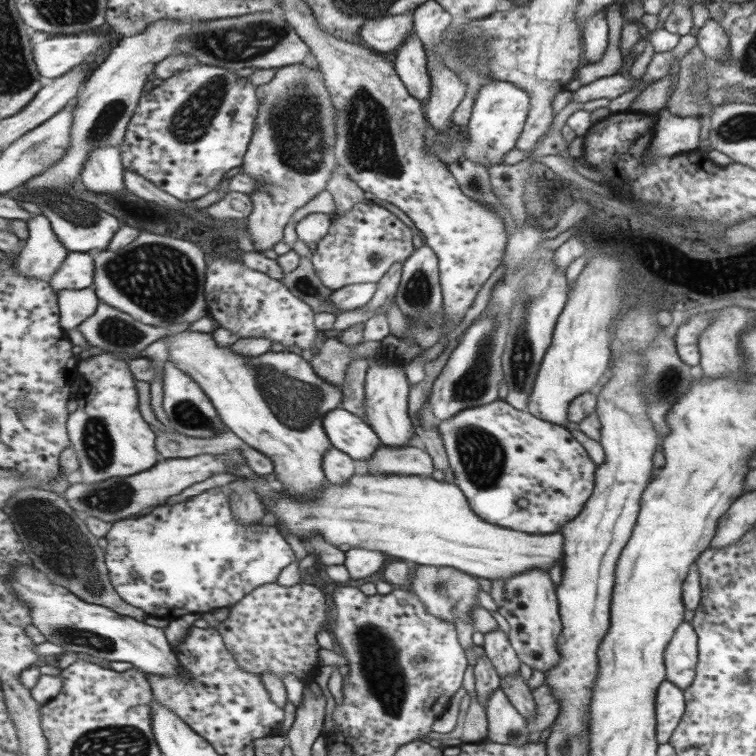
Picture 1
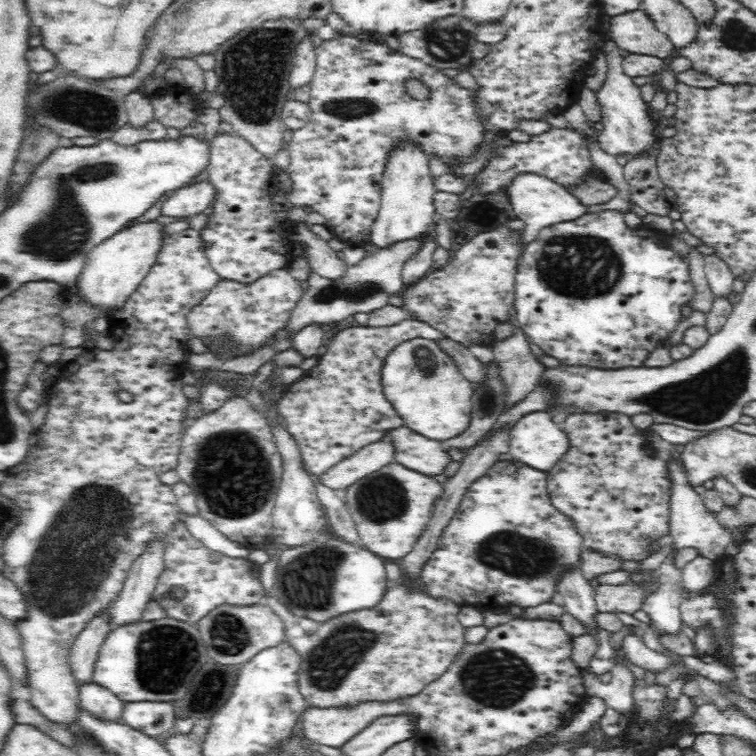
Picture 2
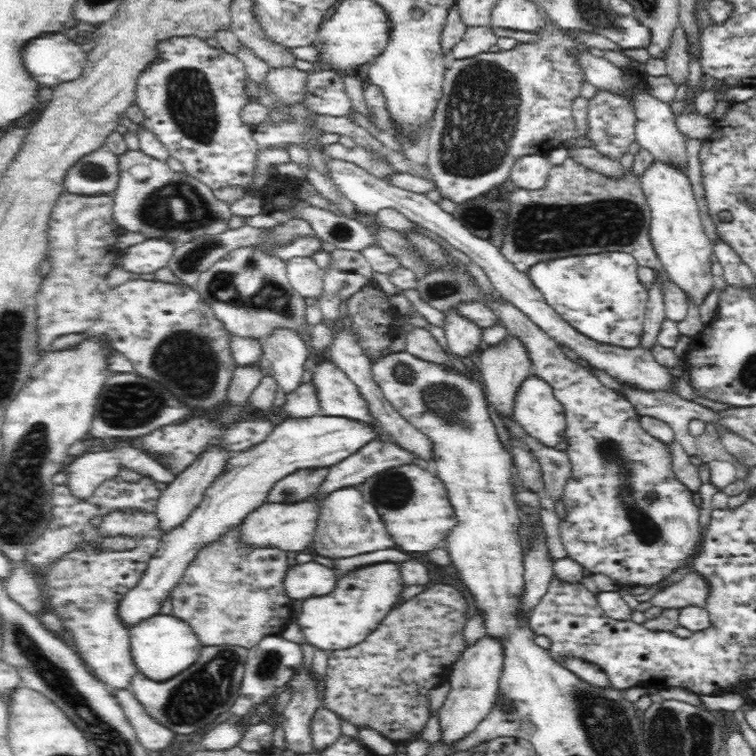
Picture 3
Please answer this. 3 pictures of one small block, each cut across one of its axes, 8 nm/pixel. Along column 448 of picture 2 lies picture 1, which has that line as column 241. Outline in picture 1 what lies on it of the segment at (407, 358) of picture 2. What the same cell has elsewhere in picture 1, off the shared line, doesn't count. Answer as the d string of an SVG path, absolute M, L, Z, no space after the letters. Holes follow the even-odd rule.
M190 329L184 332L177 332L177 334L168 334L165 338L171 342L171 360L178 363L181 369L184 369L188 374L191 374L203 387L204 390L211 396L211 399L215 402L216 408L219 410L221 417L225 424L241 436L248 445L257 448L267 454L275 462L275 474L278 480L282 482L285 494L289 496L295 496L295 498L315 498L325 486L327 486L327 472L325 470L325 458L327 458L327 450L330 450L333 445L331 439L327 435L325 427L325 417L331 410L339 408L342 405L342 392L341 387L331 384L327 379L322 378L312 362L308 362L304 356L296 354L294 352L284 350L280 352L267 352L262 356L244 356L232 351L230 346L220 346L219 342L215 339L214 333L204 333L190 331Z

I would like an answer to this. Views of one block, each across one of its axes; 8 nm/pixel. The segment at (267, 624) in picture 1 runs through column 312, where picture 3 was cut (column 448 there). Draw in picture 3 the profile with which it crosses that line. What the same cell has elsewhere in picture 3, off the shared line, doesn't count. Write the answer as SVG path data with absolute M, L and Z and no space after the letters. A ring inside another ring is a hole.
M441 583L428 586L410 600L400 600L394 604L363 642L348 649L327 651L322 707L332 711L340 722L356 726L358 732L362 729L374 731L403 749L420 736L428 722L432 710L430 690L447 682L453 665L468 646L464 635L468 608L470 602L463 591Z

